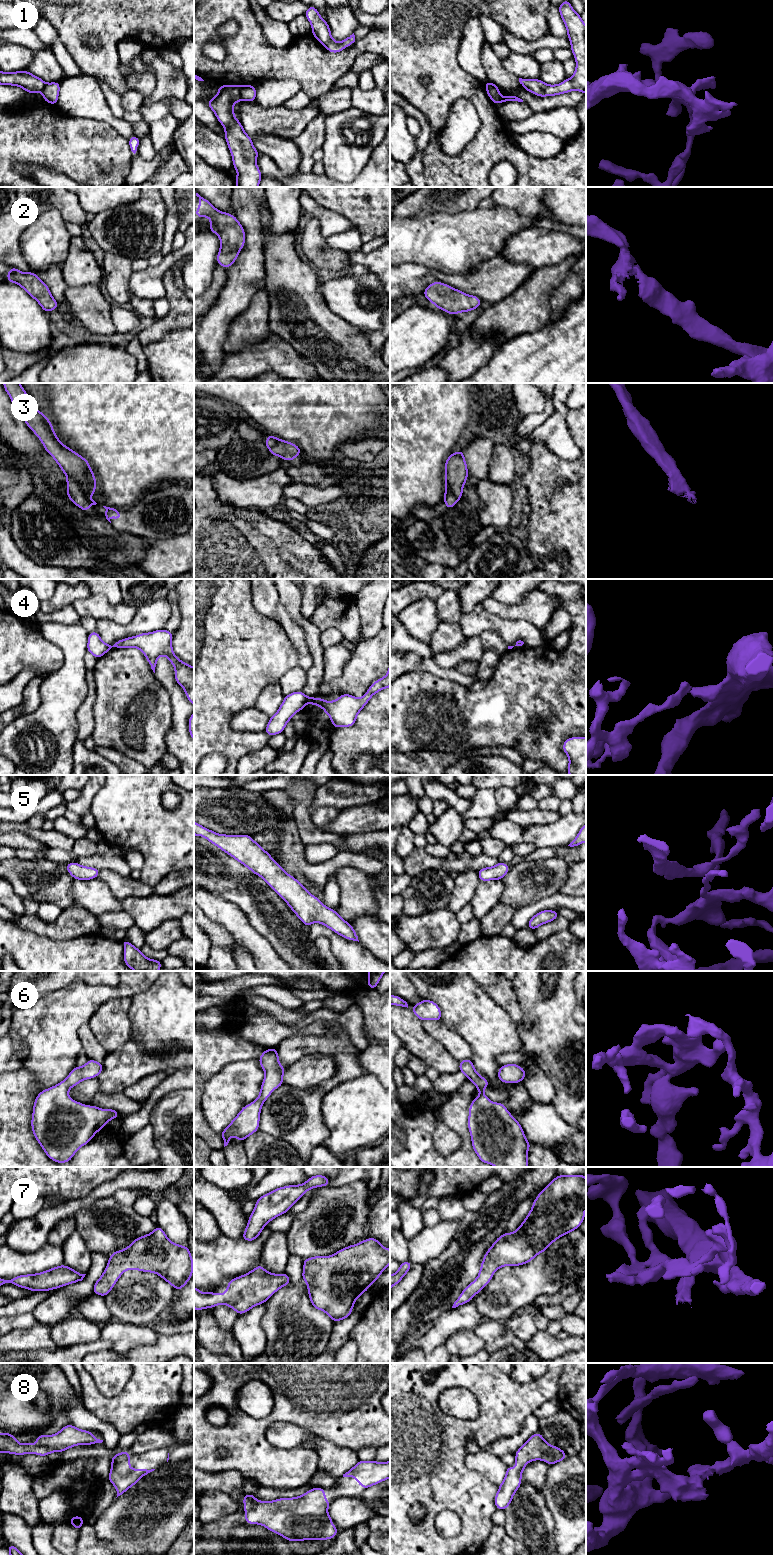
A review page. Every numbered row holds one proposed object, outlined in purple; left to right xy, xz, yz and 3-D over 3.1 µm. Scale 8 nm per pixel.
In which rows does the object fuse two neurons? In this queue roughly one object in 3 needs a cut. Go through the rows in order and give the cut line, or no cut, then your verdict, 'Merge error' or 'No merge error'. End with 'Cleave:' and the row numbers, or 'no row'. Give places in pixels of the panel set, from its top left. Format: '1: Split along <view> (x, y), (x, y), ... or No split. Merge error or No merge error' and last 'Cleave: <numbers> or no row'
1: Split along xz (241, 86), (240, 99). Merge error
2: No split. No merge error
3: Split along xy (68, 476), (78, 484), (87, 497). Merge error
4: Split along xz (307, 698), (308, 701). Merge error
5: No split. No merge error
6: No split. No merge error
7: No split. No merge error
8: No split. No merge error
Cleave: 1, 3, 4

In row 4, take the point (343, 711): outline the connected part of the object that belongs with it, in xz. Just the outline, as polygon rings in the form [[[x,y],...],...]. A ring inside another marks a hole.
[[[389,661],[389,671],[386,674],[386,676],[373,682],[363,697],[356,698],[350,694],[342,694],[336,700],[330,702],[327,702],[323,698],[315,698],[315,697],[308,698],[308,702],[310,702],[312,706],[314,705],[320,706],[325,711],[325,713],[329,715],[332,725],[335,728],[351,727],[355,724],[358,713],[368,703],[371,697],[375,693],[385,689],[386,687],[390,687],[390,661]]]

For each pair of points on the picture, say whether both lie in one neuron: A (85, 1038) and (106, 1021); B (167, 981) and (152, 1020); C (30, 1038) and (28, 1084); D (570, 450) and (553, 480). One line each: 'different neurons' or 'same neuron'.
A: different neurons
B: same neuron
C: different neurons
D: different neurons

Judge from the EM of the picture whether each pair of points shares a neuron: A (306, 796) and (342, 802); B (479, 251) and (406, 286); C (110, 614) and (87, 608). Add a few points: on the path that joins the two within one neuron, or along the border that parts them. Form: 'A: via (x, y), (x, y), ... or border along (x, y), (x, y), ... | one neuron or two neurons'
A: border along (320, 785), (309, 809), (311, 816) | two neurons
B: border along (417, 264), (423, 264), (446, 272), (463, 273) | two neurons
C: via (104, 610), (93, 608) | one neuron

